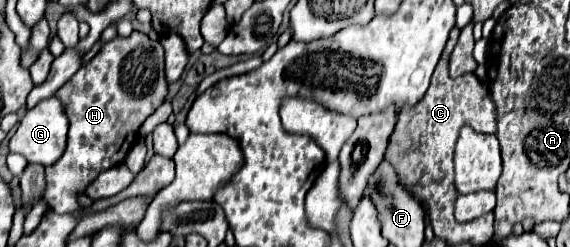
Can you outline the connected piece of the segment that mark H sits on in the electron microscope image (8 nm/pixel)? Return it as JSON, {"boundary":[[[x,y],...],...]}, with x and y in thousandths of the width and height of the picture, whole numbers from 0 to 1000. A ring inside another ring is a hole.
{"boundary":[[[233,130],[226,154],[205,146],[188,170],[160,251],[142,267],[132,308],[100,364],[96,397],[111,421],[121,478],[121,543],[111,632],[79,680],[82,761],[75,802],[93,858],[139,874],[146,834],[135,794],[149,777],[174,696],[216,656],[216,623],[223,632],[223,607],[240,567],[247,502],[293,397],[296,340],[286,267],[286,186],[258,138]]]}

